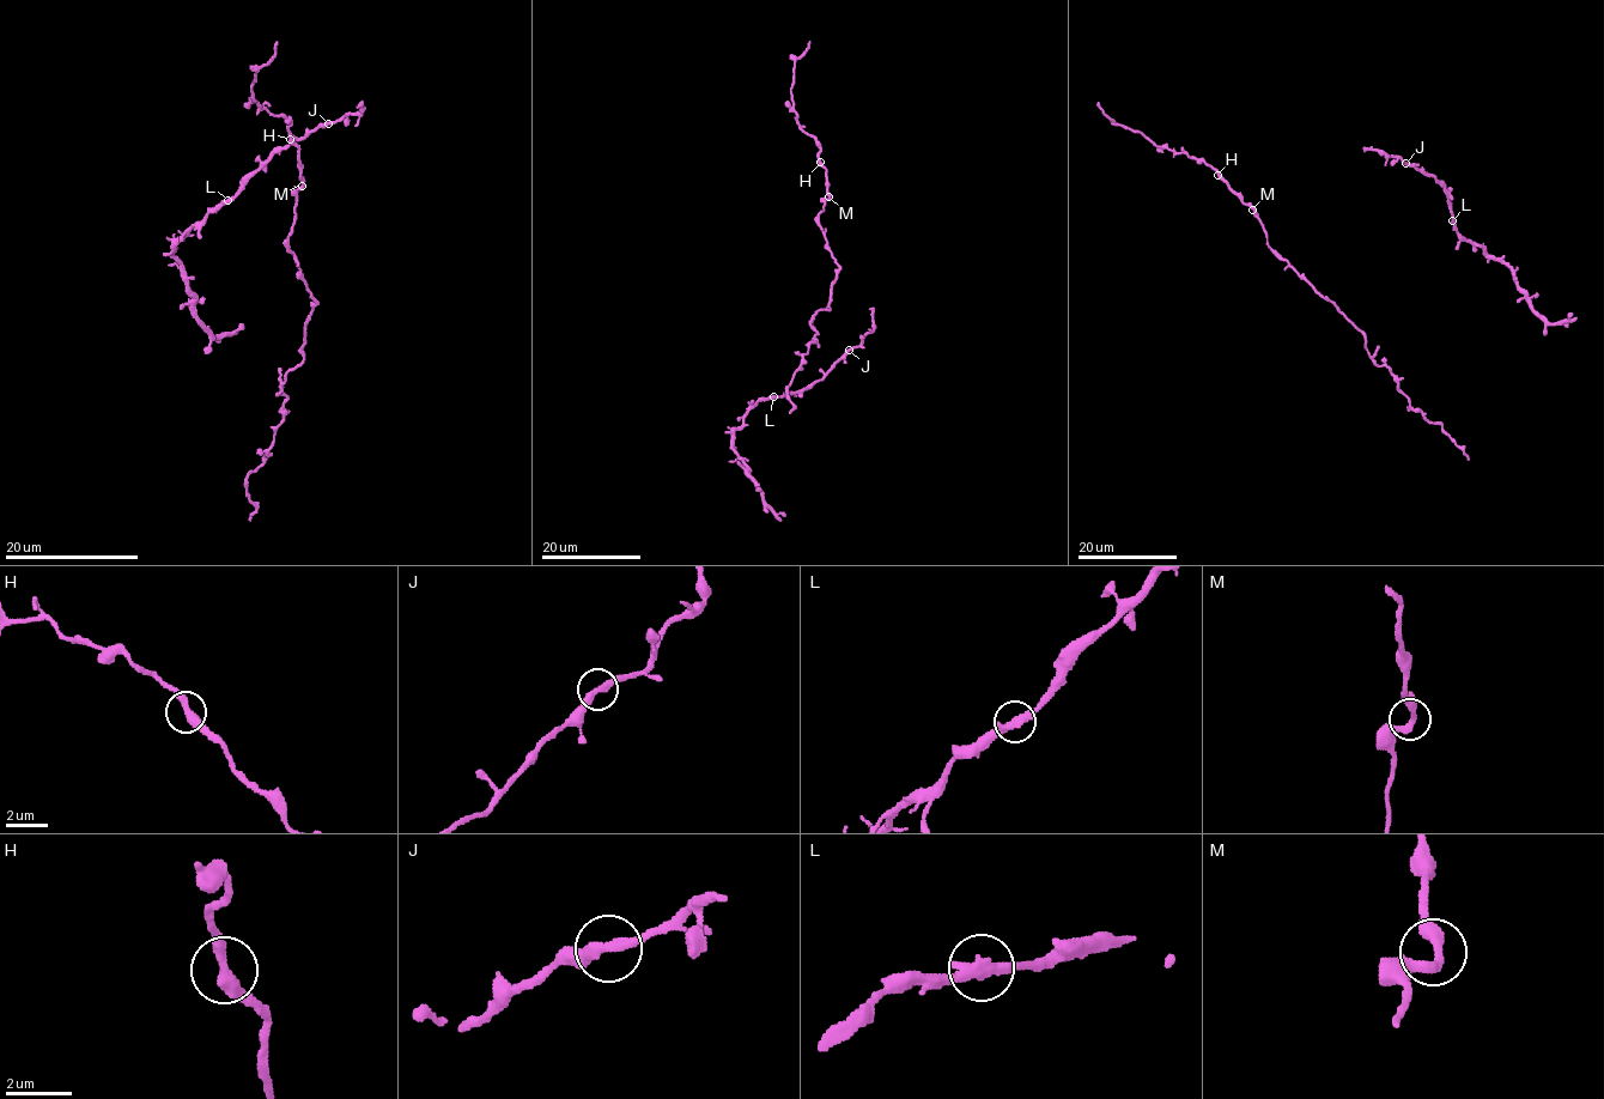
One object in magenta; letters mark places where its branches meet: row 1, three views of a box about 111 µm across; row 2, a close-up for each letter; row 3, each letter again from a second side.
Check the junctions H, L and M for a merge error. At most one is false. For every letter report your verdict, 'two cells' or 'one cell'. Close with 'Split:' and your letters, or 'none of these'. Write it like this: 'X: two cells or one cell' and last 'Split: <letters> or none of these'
H: one cell
L: one cell
M: one cell
Split: none of these

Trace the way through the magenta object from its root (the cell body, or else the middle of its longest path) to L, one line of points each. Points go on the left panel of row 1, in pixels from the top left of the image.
L: (357, 107), (362, 109), (320, 123), (279, 149), (228, 200)

